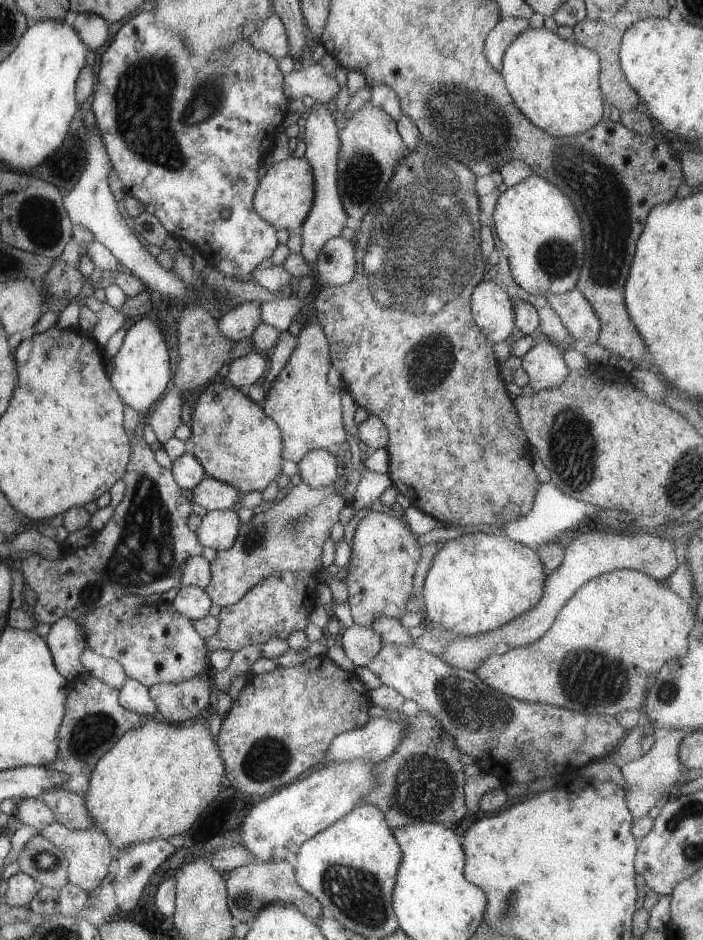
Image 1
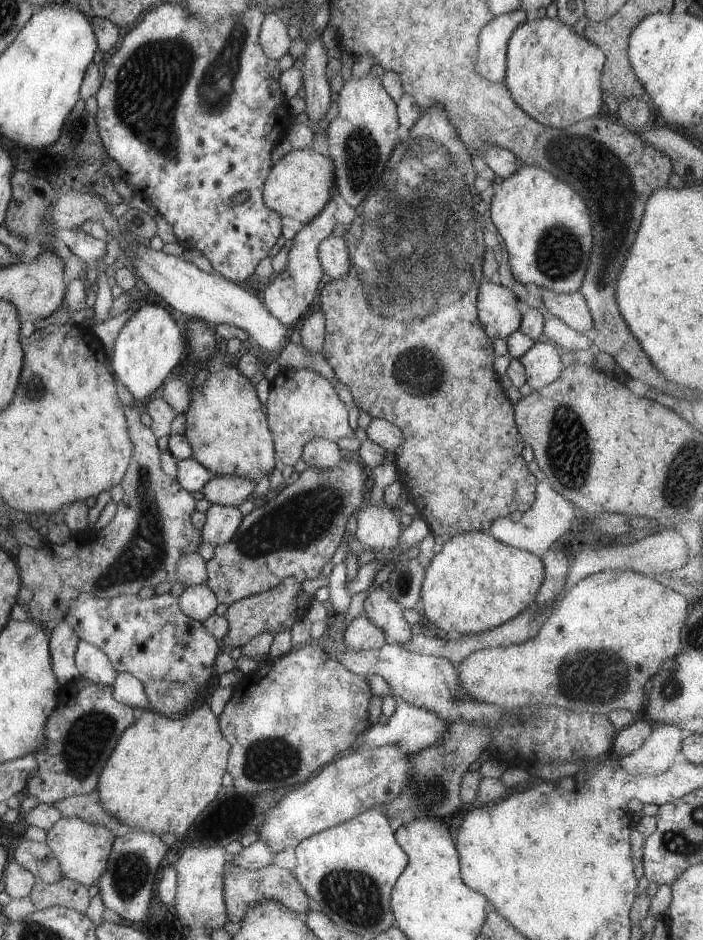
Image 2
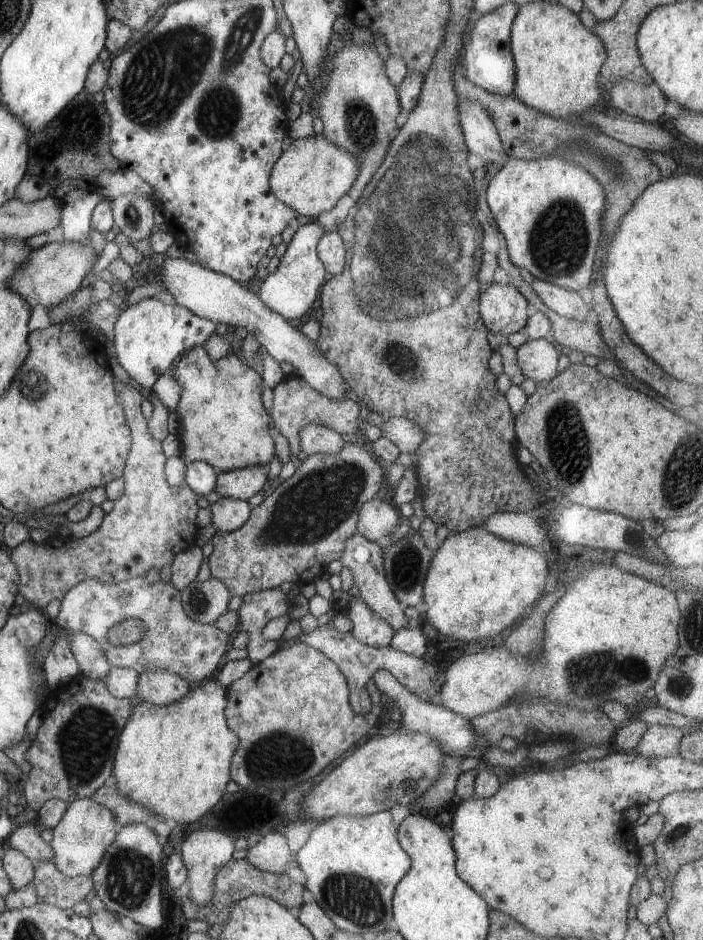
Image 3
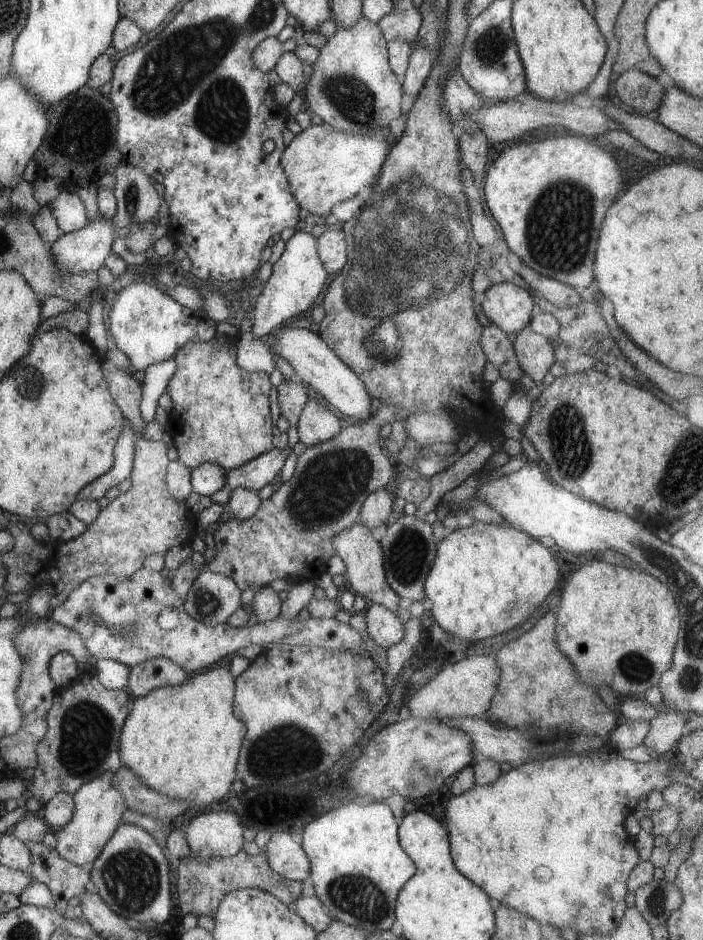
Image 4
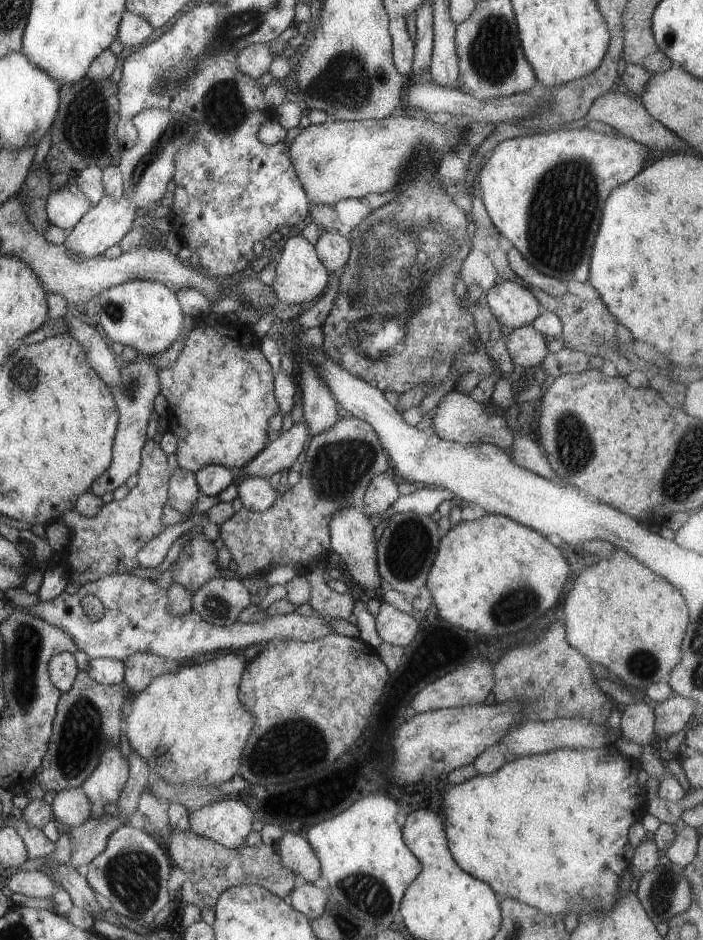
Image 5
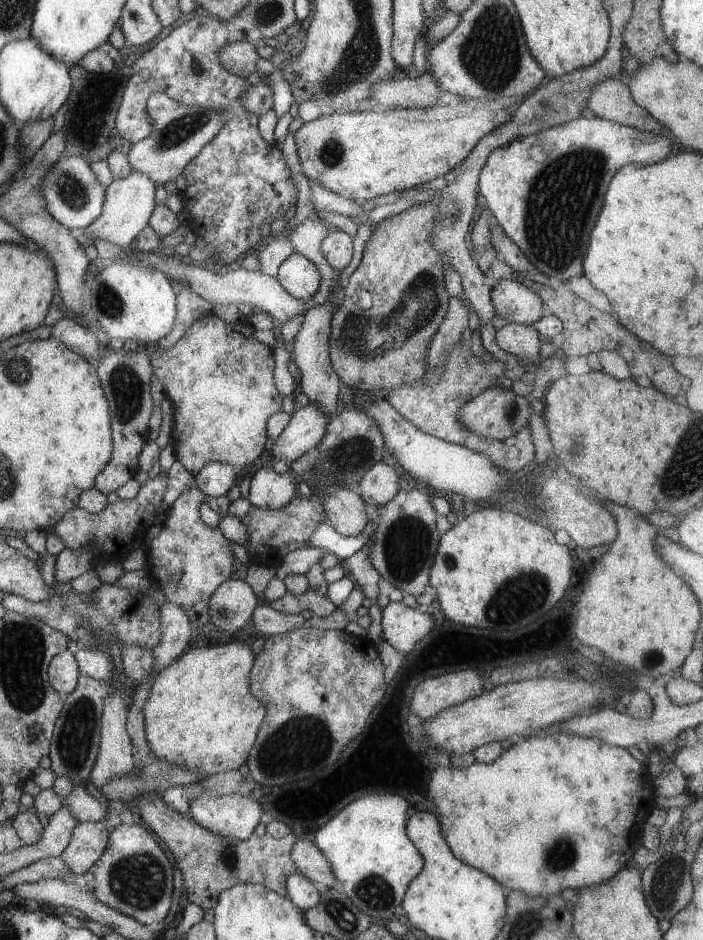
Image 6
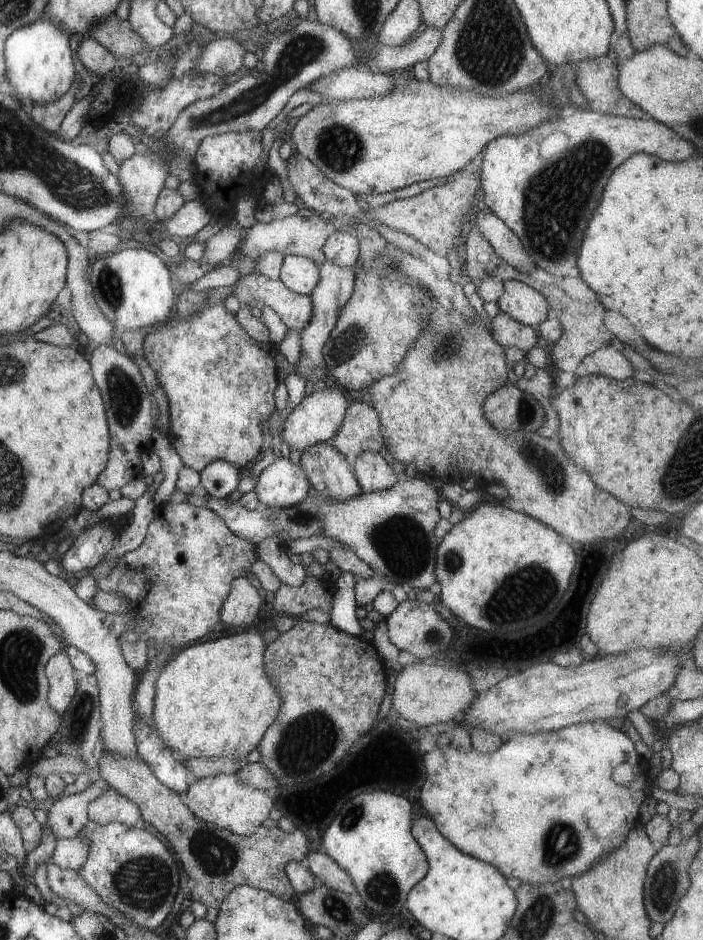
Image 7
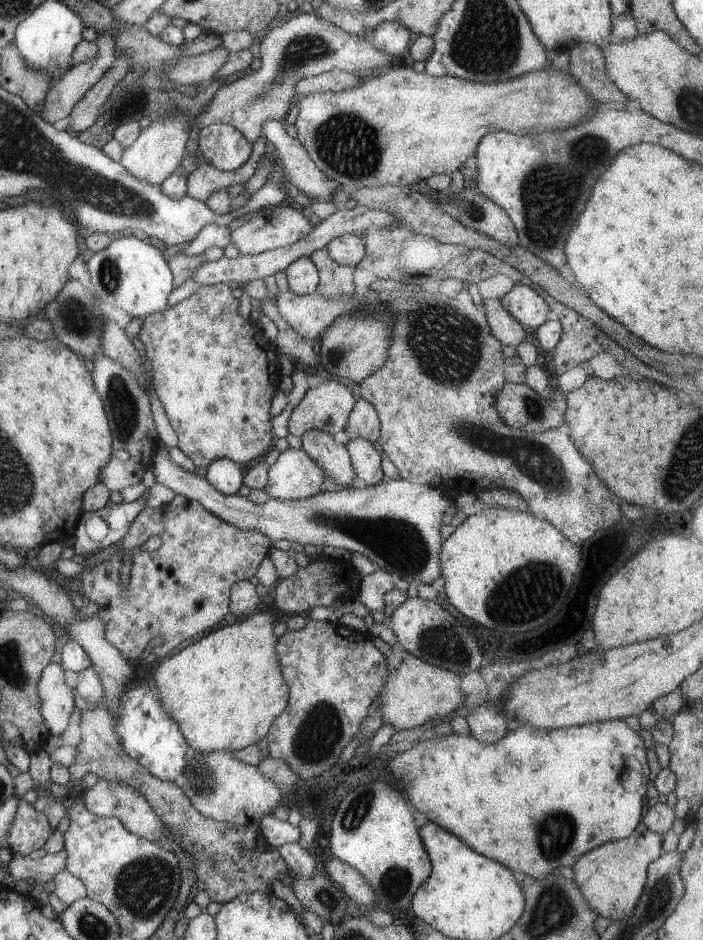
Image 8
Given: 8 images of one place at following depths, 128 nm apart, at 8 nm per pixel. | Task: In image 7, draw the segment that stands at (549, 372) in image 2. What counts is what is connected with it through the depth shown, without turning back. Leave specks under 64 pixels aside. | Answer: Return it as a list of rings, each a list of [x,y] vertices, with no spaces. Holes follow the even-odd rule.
[[[500,310],[491,319],[490,326],[493,340],[504,348],[515,346],[526,353],[535,345],[536,335],[531,326],[513,320]]]

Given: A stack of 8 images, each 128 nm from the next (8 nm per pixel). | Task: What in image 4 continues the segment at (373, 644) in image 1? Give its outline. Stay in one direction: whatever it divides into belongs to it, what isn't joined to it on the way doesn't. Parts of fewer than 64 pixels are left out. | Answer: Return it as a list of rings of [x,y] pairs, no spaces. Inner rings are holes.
[[[367,604],[362,611],[365,616],[365,632],[377,646],[386,649],[403,638],[403,621],[391,610],[385,610],[383,606],[376,604]]]

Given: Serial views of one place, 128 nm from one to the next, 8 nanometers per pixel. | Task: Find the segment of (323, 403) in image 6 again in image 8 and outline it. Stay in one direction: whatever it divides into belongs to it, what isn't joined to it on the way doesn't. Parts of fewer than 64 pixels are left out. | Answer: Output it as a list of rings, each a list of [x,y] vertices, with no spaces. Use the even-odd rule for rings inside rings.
[[[325,247],[314,250],[309,256],[318,270],[317,288],[315,292],[319,296],[333,296],[333,294],[343,294],[343,296],[353,296],[353,270],[354,267],[346,267],[335,264]]]

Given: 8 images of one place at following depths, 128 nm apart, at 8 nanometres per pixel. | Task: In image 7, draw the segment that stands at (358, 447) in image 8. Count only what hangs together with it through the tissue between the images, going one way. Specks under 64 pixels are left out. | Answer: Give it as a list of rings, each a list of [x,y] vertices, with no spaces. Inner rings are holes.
[[[376,452],[359,454],[351,467],[363,493],[387,490],[400,477],[394,474],[387,462]]]

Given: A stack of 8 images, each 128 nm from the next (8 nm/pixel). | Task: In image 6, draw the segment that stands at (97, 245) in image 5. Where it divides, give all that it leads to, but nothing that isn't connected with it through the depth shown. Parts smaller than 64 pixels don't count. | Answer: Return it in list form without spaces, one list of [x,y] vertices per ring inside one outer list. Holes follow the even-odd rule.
[[[129,172],[127,178],[113,179],[106,186],[99,215],[93,222],[83,226],[88,234],[85,244],[90,245],[94,244],[96,240],[102,240],[125,248],[139,234],[139,230],[147,225],[147,220],[155,206],[153,194],[155,194],[153,182],[149,182],[145,178],[145,174],[141,174],[141,172]]]

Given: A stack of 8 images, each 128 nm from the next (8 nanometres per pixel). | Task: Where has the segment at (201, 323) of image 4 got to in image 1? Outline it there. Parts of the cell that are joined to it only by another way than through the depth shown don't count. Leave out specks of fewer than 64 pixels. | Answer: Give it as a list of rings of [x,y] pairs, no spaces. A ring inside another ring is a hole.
[[[146,316],[129,320],[127,327],[117,354],[108,360],[109,378],[123,405],[137,412],[144,420],[170,381],[169,348],[157,324]]]

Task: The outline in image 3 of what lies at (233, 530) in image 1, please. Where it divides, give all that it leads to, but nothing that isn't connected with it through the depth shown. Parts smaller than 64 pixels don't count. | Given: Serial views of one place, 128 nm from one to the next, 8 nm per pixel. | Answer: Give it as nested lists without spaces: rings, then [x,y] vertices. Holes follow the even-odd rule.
[[[220,497],[210,506],[211,525],[219,533],[231,532],[249,518],[251,506],[247,501]]]

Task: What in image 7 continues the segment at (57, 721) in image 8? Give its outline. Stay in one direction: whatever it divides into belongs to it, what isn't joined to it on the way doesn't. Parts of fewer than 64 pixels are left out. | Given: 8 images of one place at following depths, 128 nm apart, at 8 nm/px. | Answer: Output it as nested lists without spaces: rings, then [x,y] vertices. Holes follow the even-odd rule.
[[[63,650],[50,656],[44,666],[48,680],[47,702],[59,717],[65,712],[66,706],[77,690],[76,680],[72,676],[73,670]]]

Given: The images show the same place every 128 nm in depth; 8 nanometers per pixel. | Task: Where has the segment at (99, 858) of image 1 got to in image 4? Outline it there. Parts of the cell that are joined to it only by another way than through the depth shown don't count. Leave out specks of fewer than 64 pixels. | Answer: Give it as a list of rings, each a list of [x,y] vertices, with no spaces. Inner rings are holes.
[[[113,773],[99,774],[91,782],[80,786],[79,790],[72,794],[73,816],[69,818],[69,822],[65,826],[54,831],[56,838],[55,852],[65,862],[69,862],[73,866],[82,866],[85,862],[93,862],[103,846],[105,846],[105,842],[115,832],[118,823],[123,822],[121,814],[126,808],[119,789],[111,786]]]

